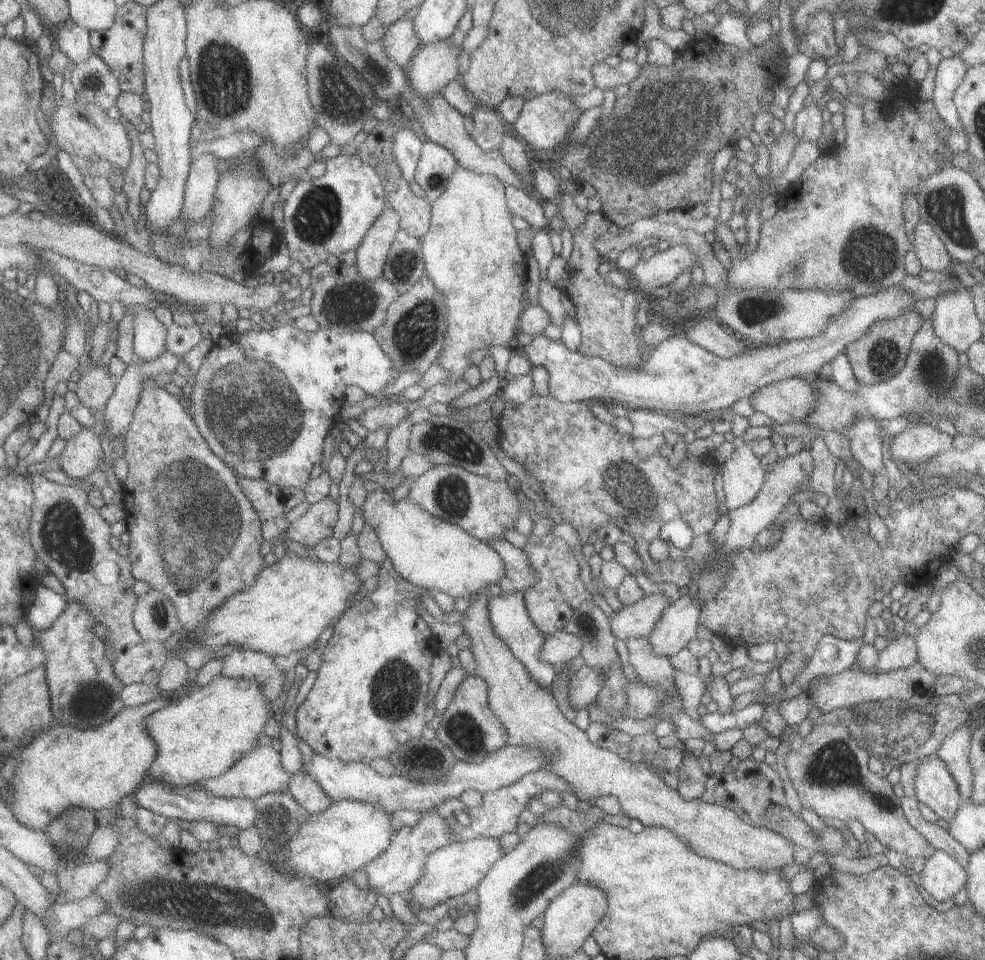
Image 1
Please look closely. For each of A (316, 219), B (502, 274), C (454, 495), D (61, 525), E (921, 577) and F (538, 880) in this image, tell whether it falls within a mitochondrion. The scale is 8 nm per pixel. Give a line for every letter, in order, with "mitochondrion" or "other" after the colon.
A: mitochondrion
B: other
C: mitochondrion
D: mitochondrion
E: other
F: mitochondrion

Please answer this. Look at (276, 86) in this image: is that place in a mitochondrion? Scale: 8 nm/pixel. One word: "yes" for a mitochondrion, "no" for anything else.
no

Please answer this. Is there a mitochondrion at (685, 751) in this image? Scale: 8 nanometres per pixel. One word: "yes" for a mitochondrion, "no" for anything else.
no

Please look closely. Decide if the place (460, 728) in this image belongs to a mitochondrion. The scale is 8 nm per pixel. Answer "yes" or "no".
yes

